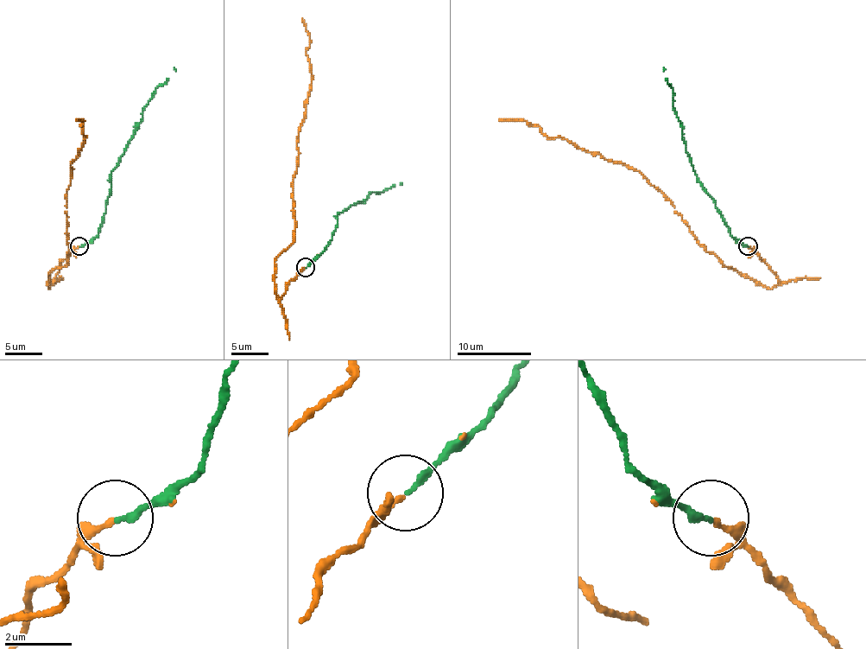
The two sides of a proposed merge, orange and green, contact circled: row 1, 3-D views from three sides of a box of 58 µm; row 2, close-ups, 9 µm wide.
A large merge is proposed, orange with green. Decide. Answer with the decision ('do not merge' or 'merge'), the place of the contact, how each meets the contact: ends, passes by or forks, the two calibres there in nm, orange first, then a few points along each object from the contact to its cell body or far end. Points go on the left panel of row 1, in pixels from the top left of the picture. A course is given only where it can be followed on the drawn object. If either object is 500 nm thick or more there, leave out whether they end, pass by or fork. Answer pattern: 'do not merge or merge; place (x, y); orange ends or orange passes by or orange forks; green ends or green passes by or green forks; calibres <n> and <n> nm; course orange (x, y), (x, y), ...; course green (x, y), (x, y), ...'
merge; place (79, 246); orange ends; green ends; calibres 140 and 190 nm; course orange (79, 246), (61, 263), (48, 289), (48, 276), (66, 264), (70, 163), (85, 139), (83, 121), (76, 119); course green (79, 246), (98, 233), (105, 211), (113, 168), (142, 117), (152, 93), (175, 71), (173, 67)

